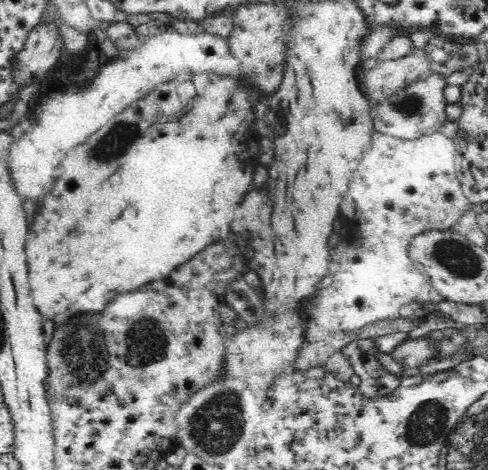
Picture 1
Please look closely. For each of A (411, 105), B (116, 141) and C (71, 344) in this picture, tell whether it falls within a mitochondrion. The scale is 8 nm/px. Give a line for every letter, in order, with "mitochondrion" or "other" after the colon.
A: mitochondrion
B: mitochondrion
C: mitochondrion

